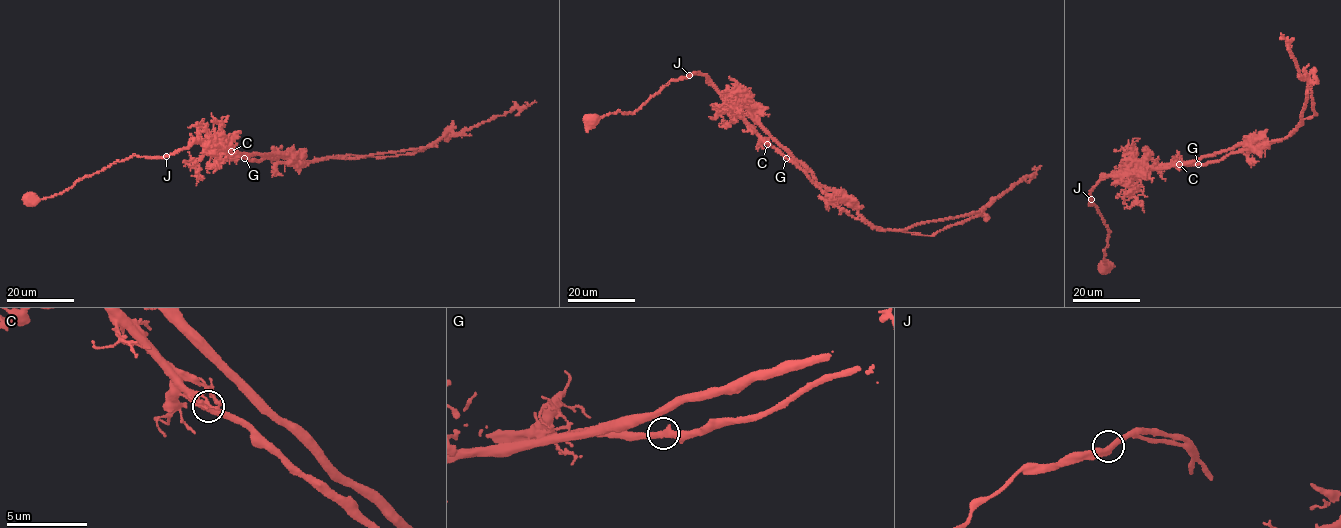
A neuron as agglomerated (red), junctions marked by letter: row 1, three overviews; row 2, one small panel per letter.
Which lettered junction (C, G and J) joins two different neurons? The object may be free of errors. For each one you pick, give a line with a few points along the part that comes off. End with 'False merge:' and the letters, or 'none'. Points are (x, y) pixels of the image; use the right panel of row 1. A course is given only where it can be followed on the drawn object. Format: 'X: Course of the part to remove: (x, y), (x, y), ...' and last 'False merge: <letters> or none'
J: Course of the part to remove: (1090, 199), (1104, 177), (1186, 164), (1242, 144), (1287, 137), (1317, 114), (1312, 72), (1317, 84)
False merge: J

